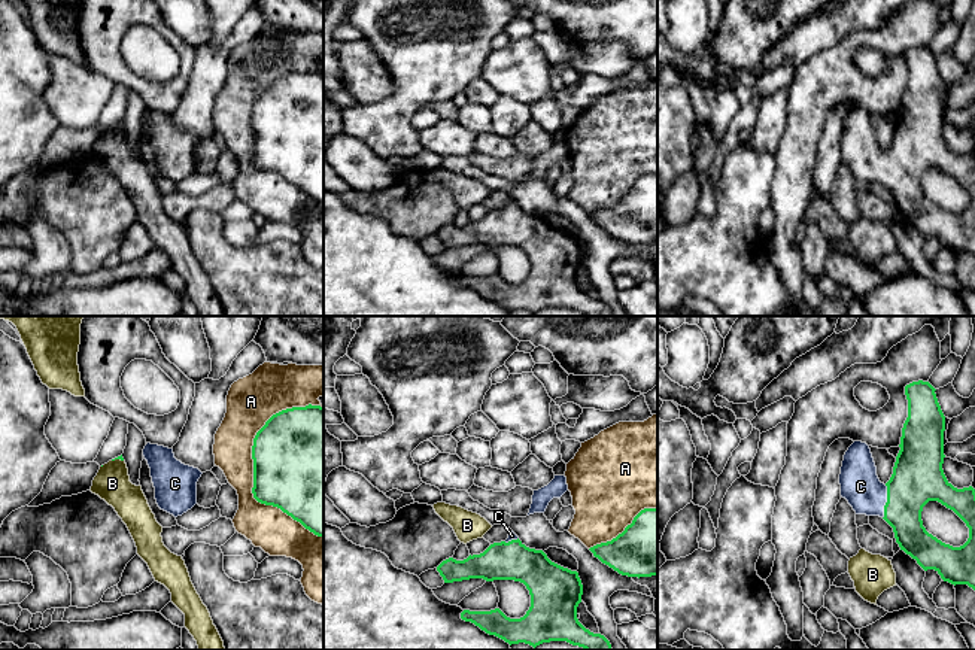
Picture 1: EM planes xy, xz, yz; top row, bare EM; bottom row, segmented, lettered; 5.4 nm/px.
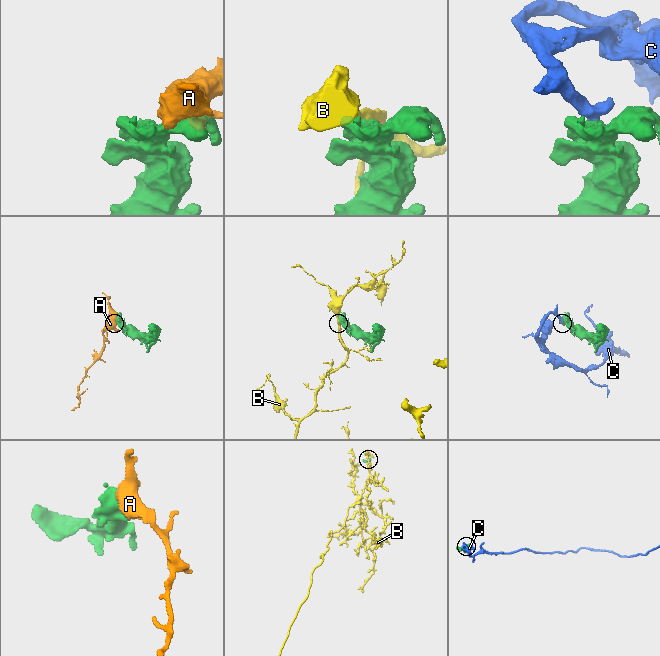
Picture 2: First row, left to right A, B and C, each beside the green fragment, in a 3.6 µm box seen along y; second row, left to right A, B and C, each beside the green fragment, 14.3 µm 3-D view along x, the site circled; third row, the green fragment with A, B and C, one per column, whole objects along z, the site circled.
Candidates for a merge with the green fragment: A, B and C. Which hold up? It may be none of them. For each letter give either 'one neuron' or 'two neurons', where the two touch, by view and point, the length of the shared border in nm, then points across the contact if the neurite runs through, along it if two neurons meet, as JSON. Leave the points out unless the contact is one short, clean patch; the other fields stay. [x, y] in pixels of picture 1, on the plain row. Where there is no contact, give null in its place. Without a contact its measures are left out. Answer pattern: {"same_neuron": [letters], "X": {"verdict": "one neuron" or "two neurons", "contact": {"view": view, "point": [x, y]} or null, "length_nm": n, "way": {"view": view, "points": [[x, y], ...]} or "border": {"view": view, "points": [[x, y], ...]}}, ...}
{"same_neuron": ["C"], "A": {"verdict": "two neurons", "contact": {"view": "xy", "point": [254, 139]}, "length_nm": 750}, "B": {"verdict": "two neurons", "contact": {"view": "xy", "point": [117, 124]}, "length_nm": 60}, "C": {"verdict": "one neuron", "contact": {"view": "yz", "point": [887, 167]}, "length_nm": 180, "way": {"view": "yz", "points": [[917, 143], [887, 167], [872, 164], [860, 152]]}}}

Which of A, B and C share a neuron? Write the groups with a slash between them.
A / B / C

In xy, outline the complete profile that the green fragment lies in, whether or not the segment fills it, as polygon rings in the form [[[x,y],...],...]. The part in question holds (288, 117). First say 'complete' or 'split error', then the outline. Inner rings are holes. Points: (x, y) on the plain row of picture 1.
complete; [[[292,73],[273,81],[256,98],[252,112],[253,164],[280,174],[318,203],[324,203],[324,73]]]

